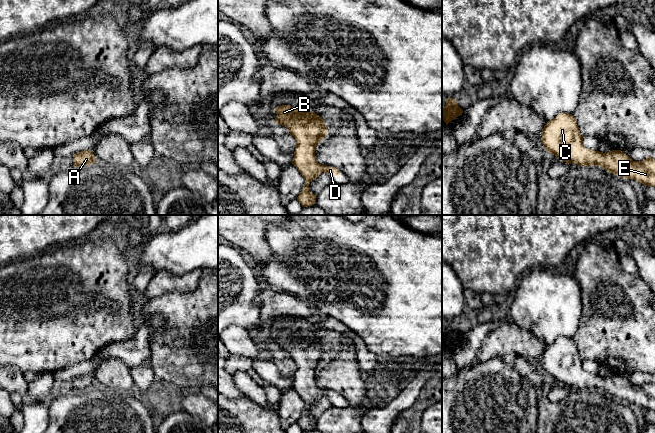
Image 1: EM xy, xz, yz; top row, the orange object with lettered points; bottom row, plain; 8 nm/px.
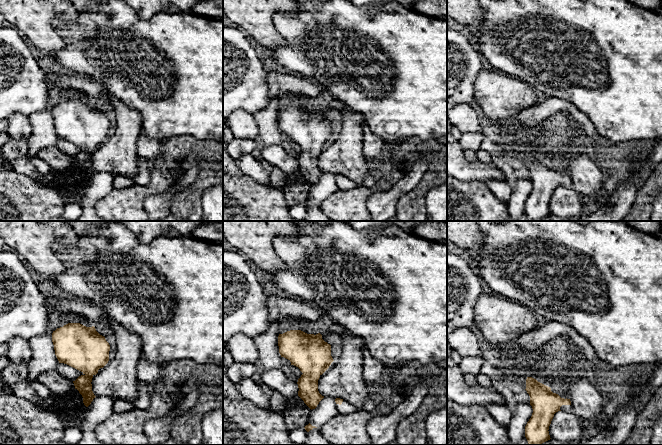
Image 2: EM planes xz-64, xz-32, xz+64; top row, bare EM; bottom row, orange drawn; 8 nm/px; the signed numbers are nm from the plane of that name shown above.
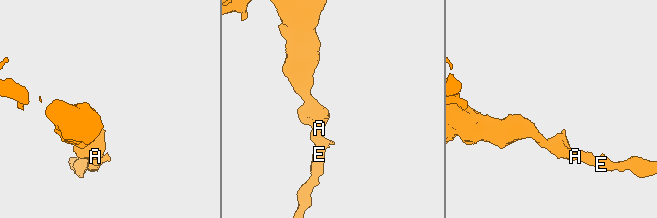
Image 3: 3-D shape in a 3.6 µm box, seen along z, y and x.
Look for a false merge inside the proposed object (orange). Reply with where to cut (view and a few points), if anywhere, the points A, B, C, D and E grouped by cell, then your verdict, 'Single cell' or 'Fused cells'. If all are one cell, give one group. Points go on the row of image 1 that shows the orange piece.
No split. Groups: A B C D E. Single cell

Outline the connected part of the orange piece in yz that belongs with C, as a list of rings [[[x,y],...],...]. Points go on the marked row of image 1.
[[[560,113],[549,120],[541,131],[545,151],[568,164],[597,165],[624,179],[633,179],[655,187],[655,159],[633,161],[621,150],[599,152],[586,148],[574,115]]]

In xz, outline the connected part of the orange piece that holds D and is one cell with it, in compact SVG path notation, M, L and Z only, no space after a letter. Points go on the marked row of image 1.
M282 105L274 110L277 113L275 123L285 126L297 142L292 164L305 179L305 185L297 200L303 207L314 205L317 195L310 192L310 182L322 172L330 173L332 176L340 175L337 168L321 165L316 161L316 146L328 133L326 123L321 116L305 108Z

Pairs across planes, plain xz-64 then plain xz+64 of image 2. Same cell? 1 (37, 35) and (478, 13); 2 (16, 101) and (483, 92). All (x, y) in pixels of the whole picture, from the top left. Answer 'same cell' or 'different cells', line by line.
1: same cell
2: different cells

